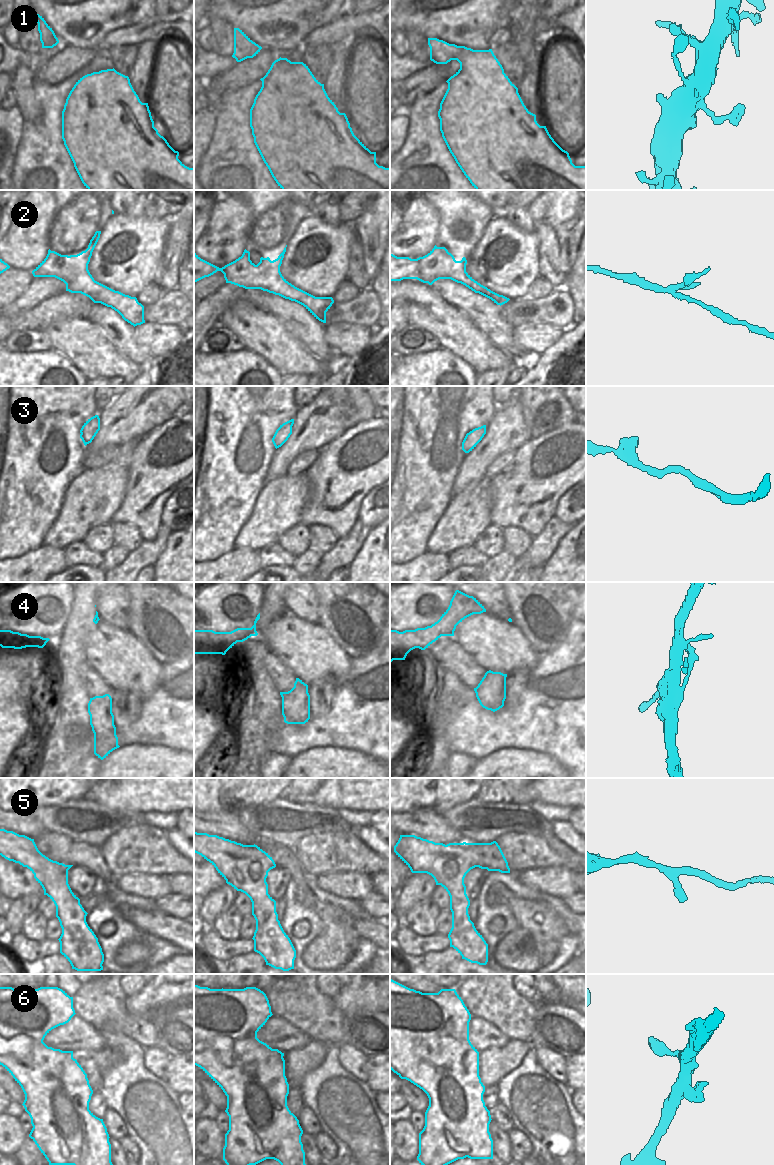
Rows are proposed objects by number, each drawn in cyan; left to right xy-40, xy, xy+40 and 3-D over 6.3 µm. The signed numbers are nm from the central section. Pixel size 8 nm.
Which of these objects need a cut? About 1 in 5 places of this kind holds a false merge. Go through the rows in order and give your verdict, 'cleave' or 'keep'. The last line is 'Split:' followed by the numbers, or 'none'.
1: keep
2: cleave
3: keep
4: cleave
5: keep
6: keep
Split: 2, 4

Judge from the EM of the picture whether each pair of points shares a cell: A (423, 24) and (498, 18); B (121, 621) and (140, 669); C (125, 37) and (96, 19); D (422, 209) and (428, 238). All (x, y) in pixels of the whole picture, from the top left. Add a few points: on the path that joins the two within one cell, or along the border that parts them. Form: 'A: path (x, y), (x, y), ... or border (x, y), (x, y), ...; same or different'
A: path (442, 18), (479, 18); same
B: border (102, 620), (127, 630); different
C: border (136, 23), (111, 30), (106, 35), (103, 45); different
D: path (422, 216), (422, 231); same

